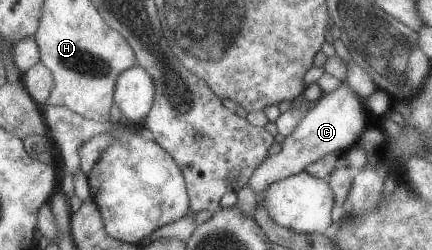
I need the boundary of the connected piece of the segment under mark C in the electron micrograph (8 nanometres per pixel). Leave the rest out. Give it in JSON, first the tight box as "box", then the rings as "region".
{"box":[248,84,367,194],"region":[[[347,84],[335,88],[309,109],[295,131],[285,138],[282,150],[269,156],[249,178],[248,185],[255,194],[265,191],[272,183],[294,176],[330,153],[346,152],[354,143],[360,142],[360,136],[367,128],[367,106]]]}

